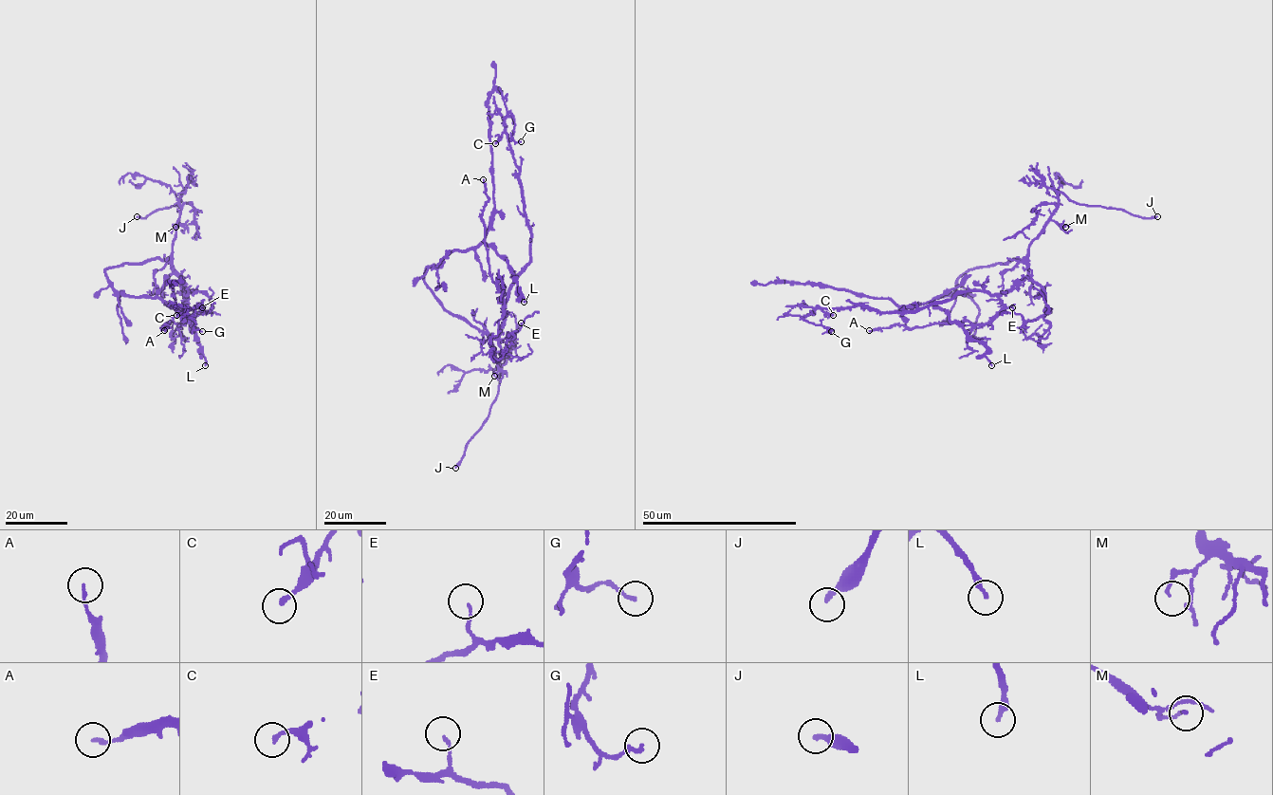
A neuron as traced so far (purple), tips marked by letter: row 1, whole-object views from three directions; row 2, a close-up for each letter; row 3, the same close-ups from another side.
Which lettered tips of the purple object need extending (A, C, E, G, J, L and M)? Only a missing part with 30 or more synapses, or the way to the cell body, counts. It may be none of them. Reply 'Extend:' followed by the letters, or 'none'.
Extend: J

